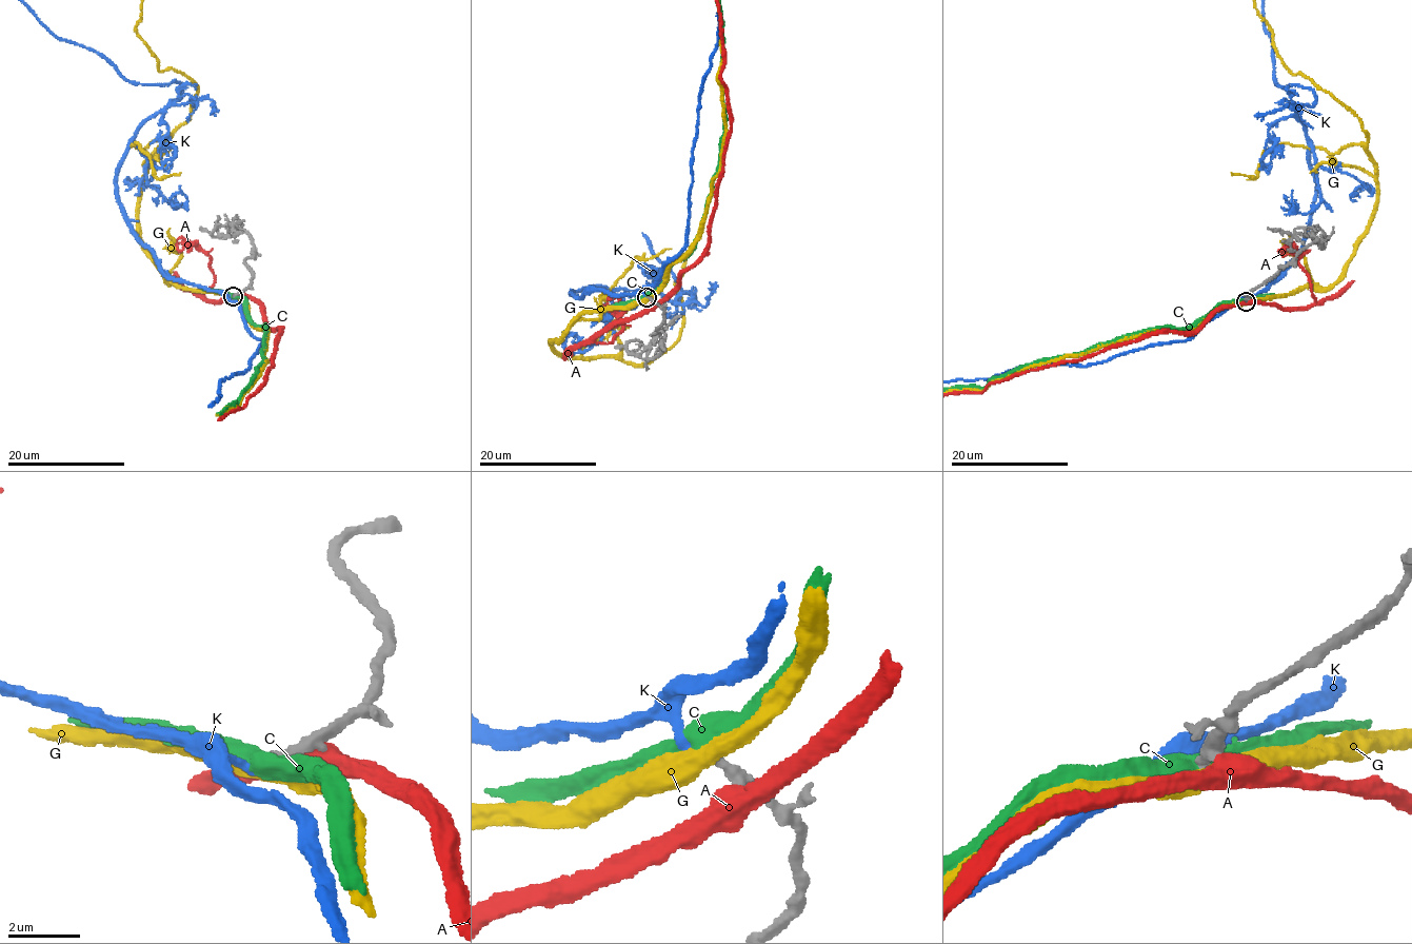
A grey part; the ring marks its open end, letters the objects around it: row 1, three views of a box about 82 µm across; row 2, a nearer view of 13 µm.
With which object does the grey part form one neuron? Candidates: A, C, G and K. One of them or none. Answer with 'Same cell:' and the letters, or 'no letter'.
Same cell: K

